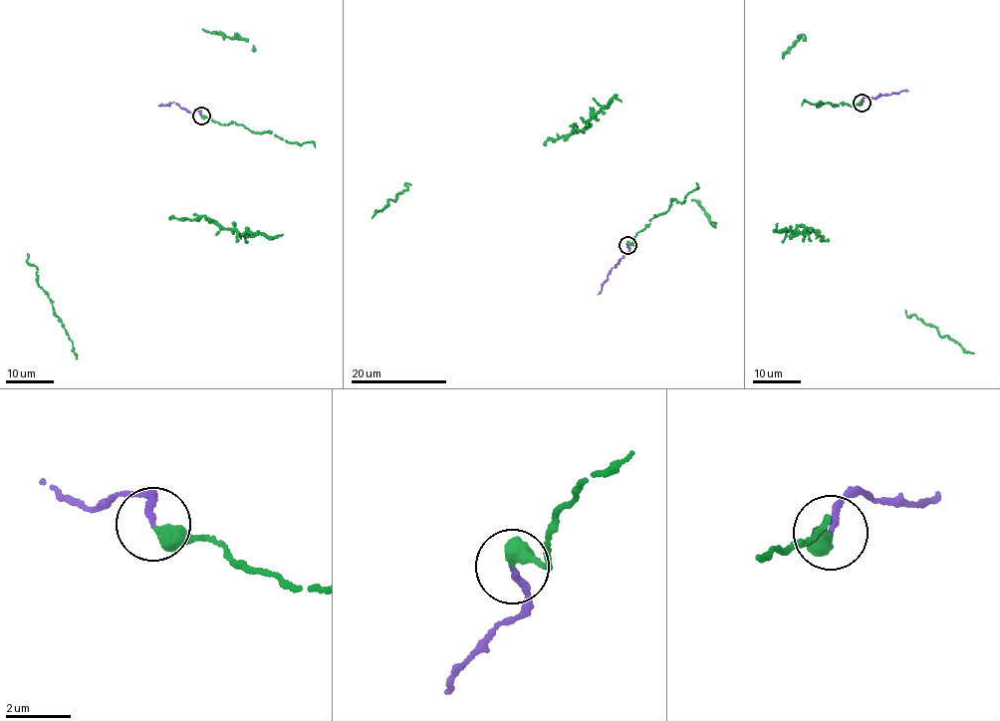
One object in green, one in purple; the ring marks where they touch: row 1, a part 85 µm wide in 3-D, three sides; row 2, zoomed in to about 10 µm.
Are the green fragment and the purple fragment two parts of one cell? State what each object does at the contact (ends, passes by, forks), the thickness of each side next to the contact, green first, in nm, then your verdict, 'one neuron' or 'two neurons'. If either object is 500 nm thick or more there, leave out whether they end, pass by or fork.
green ends there; purple ends there; 400 nm thick on the green side, 180 nm on the other; one neuron

